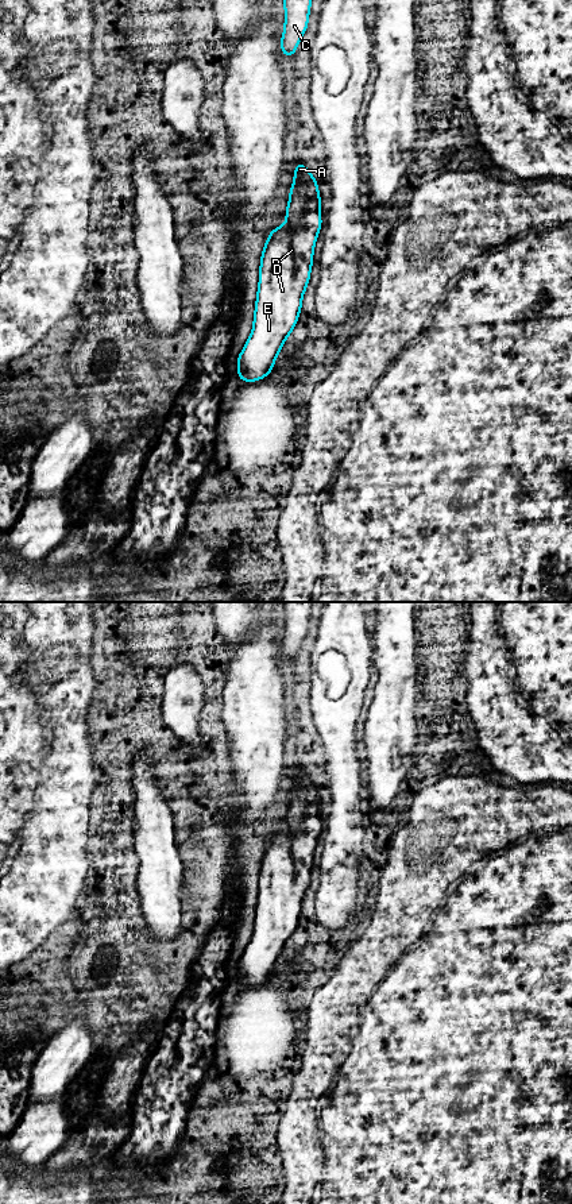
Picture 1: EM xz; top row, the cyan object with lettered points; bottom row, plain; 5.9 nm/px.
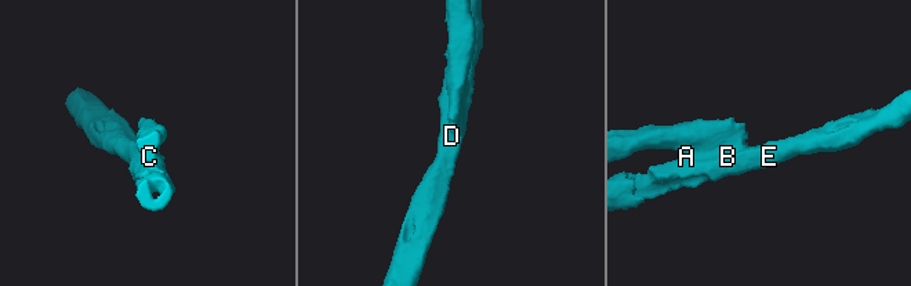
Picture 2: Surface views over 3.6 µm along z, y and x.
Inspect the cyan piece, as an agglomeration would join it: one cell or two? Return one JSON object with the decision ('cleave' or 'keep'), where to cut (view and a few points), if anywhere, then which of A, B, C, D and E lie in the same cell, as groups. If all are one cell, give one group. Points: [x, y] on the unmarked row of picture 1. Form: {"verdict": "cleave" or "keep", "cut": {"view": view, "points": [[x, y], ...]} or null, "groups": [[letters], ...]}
{"verdict": "cleave", "cut": {"view": "xz", "points": [[294, 786], [305, 792], [306, 813], [293, 834]]}, "groups": [["A", "B", "D", "E"], ["C"]]}

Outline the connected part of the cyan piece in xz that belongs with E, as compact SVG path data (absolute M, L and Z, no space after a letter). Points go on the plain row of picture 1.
M302 767L294 771L294 787L305 790L308 810L297 834L289 827L274 833L263 852L254 933L236 964L241 987L263 984L273 976L277 960L297 929L310 884L313 853L322 830L321 798Z

